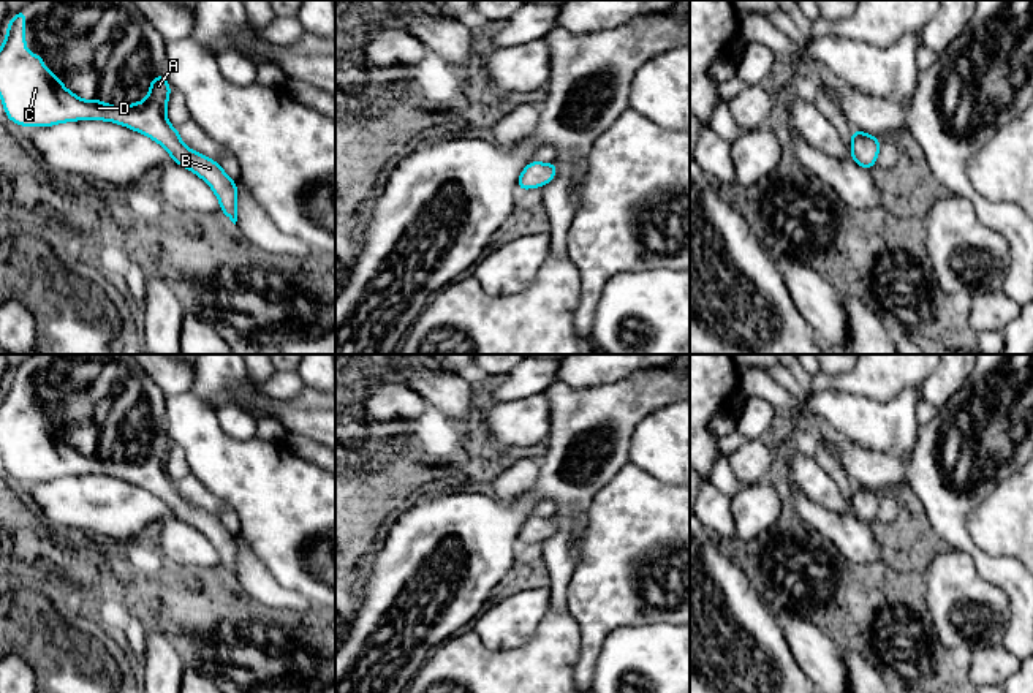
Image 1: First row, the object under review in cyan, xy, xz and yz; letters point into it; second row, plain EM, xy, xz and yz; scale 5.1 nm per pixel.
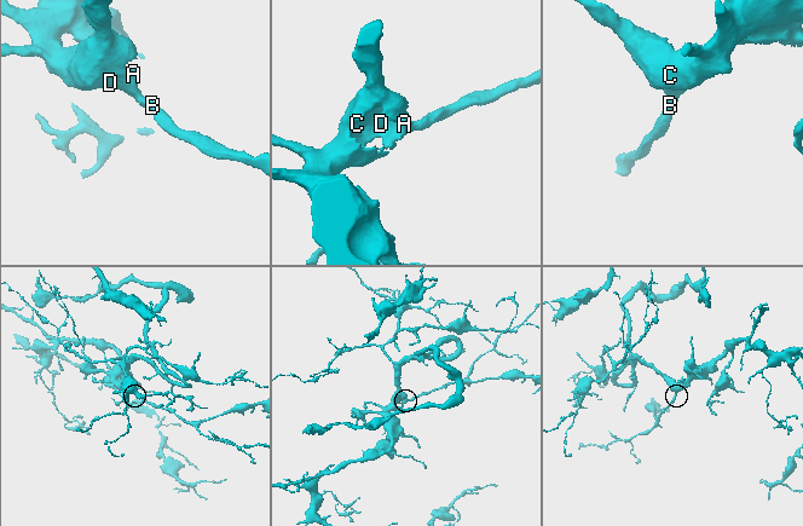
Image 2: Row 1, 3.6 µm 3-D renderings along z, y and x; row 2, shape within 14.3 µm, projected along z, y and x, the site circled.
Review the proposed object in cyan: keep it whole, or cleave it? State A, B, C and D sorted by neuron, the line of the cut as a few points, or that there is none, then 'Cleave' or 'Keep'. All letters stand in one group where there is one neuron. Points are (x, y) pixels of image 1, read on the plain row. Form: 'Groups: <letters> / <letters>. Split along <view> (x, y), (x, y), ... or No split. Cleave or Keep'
Groups: A B C D. No split. Keep

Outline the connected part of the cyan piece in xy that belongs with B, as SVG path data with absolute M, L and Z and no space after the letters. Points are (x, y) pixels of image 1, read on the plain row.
M25 362L9 373L0 402L0 453L6 471L22 481L52 481L73 475L108 475L139 486L161 498L171 516L190 524L214 544L221 568L237 576L237 540L217 516L185 502L180 487L166 473L171 440L155 429L146 456L115 462L100 453L85 456L73 449L55 430L44 424L43 410L25 403Z

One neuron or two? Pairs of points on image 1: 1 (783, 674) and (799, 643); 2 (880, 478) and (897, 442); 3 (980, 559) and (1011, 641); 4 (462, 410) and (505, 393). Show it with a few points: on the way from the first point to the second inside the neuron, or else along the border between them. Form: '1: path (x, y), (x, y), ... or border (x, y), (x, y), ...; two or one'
1: border (775, 624), (796, 665), (807, 676); two
2: border (855, 445), (899, 456); two
3: path (1000, 576), (1016, 592), (1016, 621); one
4: path (473, 399), (480, 393), (494, 393); one

